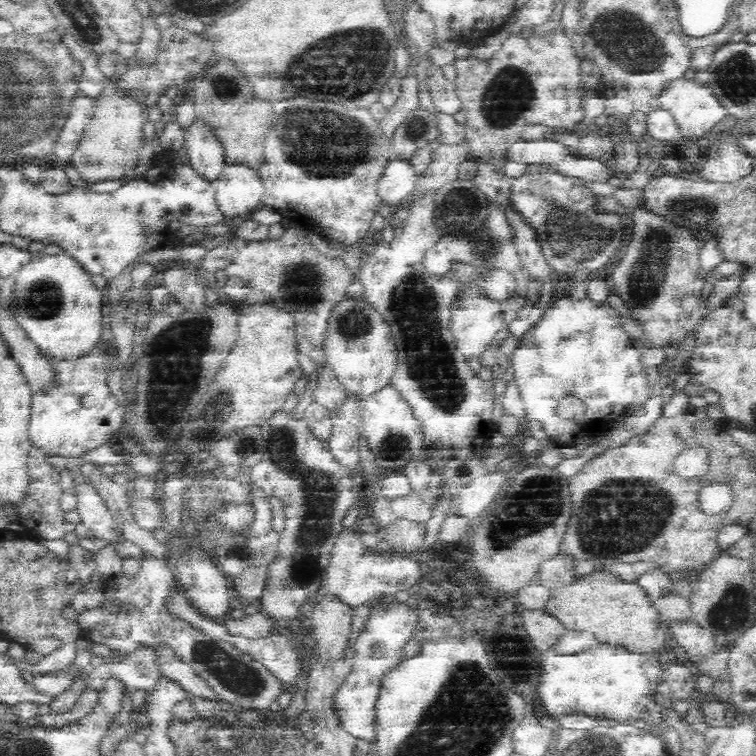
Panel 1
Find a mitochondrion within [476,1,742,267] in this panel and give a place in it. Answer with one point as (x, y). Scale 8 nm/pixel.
(625, 37)

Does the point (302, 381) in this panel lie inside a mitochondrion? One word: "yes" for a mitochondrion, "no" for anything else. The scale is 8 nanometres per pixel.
no

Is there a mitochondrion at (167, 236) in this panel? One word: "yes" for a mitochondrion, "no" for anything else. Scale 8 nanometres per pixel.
no

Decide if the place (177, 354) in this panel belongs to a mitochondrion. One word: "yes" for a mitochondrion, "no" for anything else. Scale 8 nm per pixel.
yes

